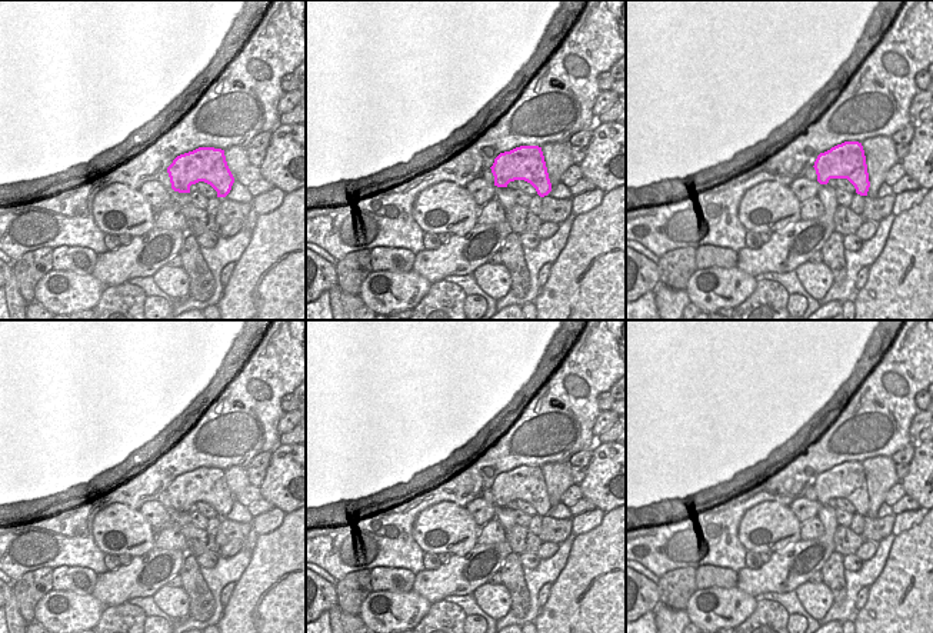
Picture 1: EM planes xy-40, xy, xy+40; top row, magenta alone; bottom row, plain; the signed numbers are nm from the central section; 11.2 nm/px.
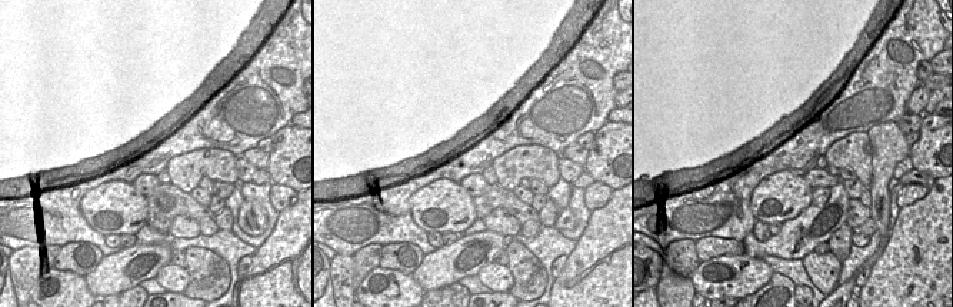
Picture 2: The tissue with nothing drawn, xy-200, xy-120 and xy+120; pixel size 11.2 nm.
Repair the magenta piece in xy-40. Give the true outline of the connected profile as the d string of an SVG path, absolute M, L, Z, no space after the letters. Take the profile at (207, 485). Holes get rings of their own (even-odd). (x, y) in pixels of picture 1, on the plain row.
M199 467L177 476L167 493L171 509L179 513L190 513L191 504L204 502L217 512L217 517L226 517L234 503L224 470L214 467Z

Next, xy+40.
M844 462L820 473L814 482L817 502L827 504L830 499L847 499L860 516L867 516L870 502L862 463Z

